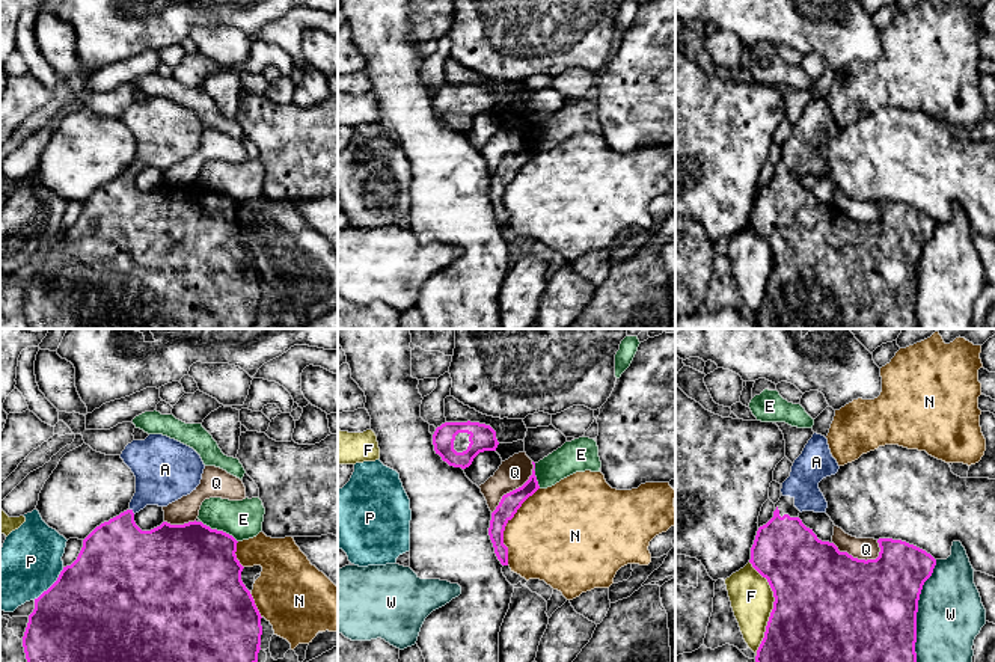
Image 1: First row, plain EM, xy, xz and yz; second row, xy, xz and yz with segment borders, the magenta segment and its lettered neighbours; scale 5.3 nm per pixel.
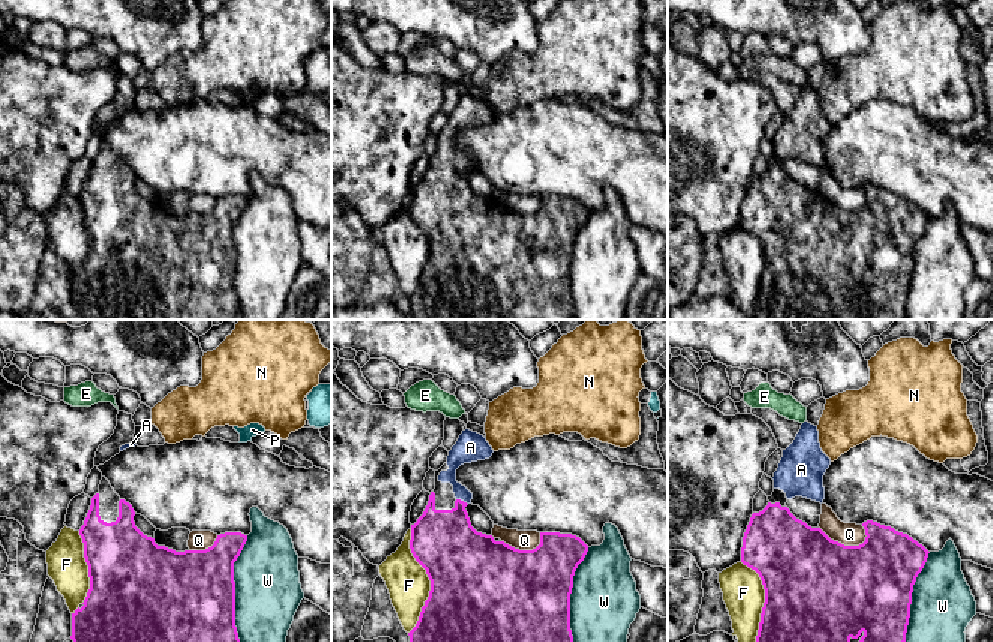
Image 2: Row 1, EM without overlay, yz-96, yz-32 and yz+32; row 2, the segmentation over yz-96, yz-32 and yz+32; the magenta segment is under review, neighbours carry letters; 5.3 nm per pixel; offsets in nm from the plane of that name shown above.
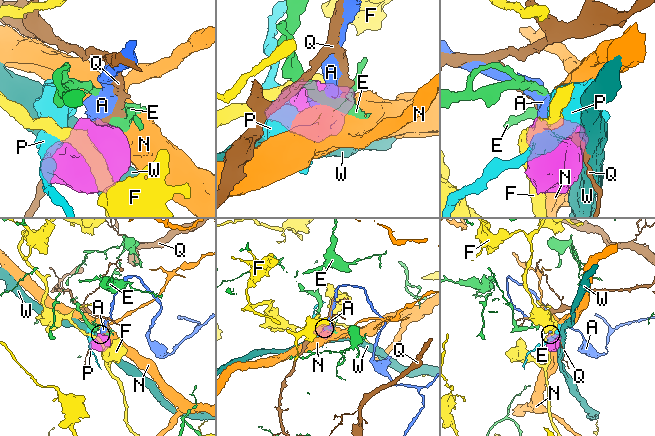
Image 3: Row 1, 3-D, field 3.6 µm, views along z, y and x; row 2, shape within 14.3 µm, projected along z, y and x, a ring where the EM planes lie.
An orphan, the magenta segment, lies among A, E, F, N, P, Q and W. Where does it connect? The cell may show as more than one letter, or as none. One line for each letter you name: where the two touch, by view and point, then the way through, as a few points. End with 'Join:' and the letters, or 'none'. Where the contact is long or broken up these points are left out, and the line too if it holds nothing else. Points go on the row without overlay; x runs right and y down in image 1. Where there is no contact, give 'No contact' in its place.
A: Touches magenta at xy (131, 174). Path across: xy (119, 219), (121, 193), (131, 174), (162, 137)
Join: A

